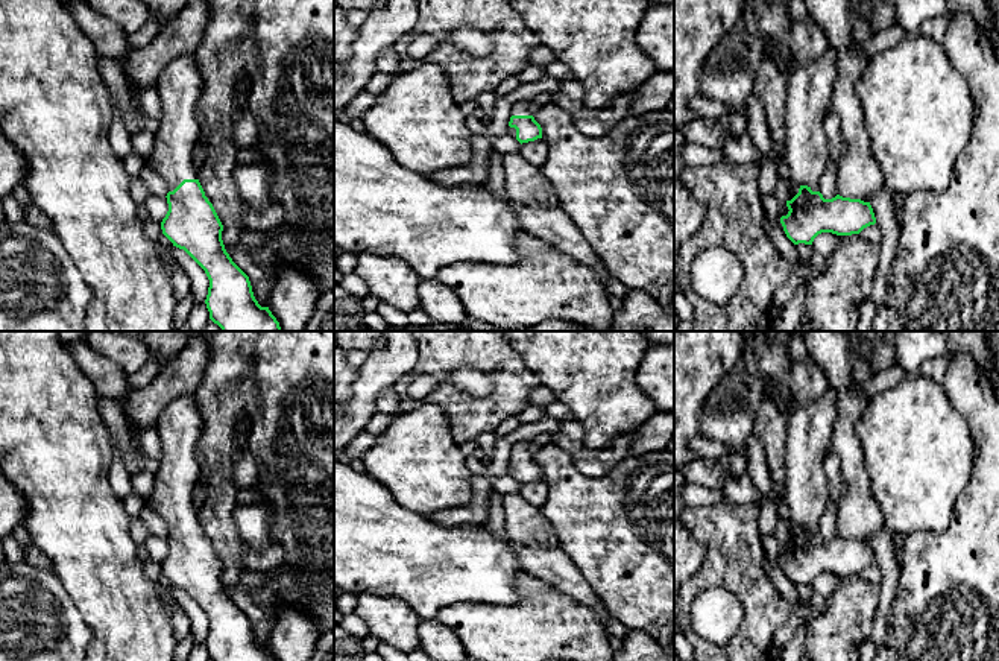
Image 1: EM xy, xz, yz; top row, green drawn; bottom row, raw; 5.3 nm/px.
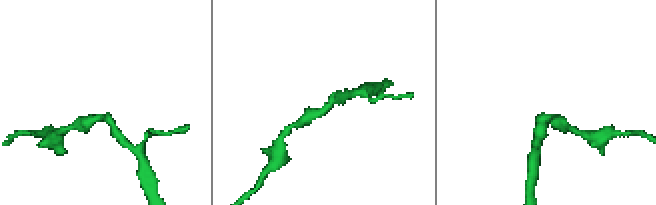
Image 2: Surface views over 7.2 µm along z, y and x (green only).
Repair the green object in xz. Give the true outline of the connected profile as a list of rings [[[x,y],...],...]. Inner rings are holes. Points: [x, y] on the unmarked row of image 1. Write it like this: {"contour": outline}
{"contour": [[[521,441],[513,445],[509,462],[509,476],[521,485],[542,479],[542,468],[531,456],[527,442]]]}

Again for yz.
{"contour": [[[829,387],[821,398],[794,409],[788,418],[783,506],[800,529],[786,541],[789,552],[780,564],[794,585],[812,585],[821,573],[859,574],[876,564],[870,542],[840,535],[824,539],[820,533],[820,518],[830,498],[823,460],[830,451],[837,415],[837,391]]]}

